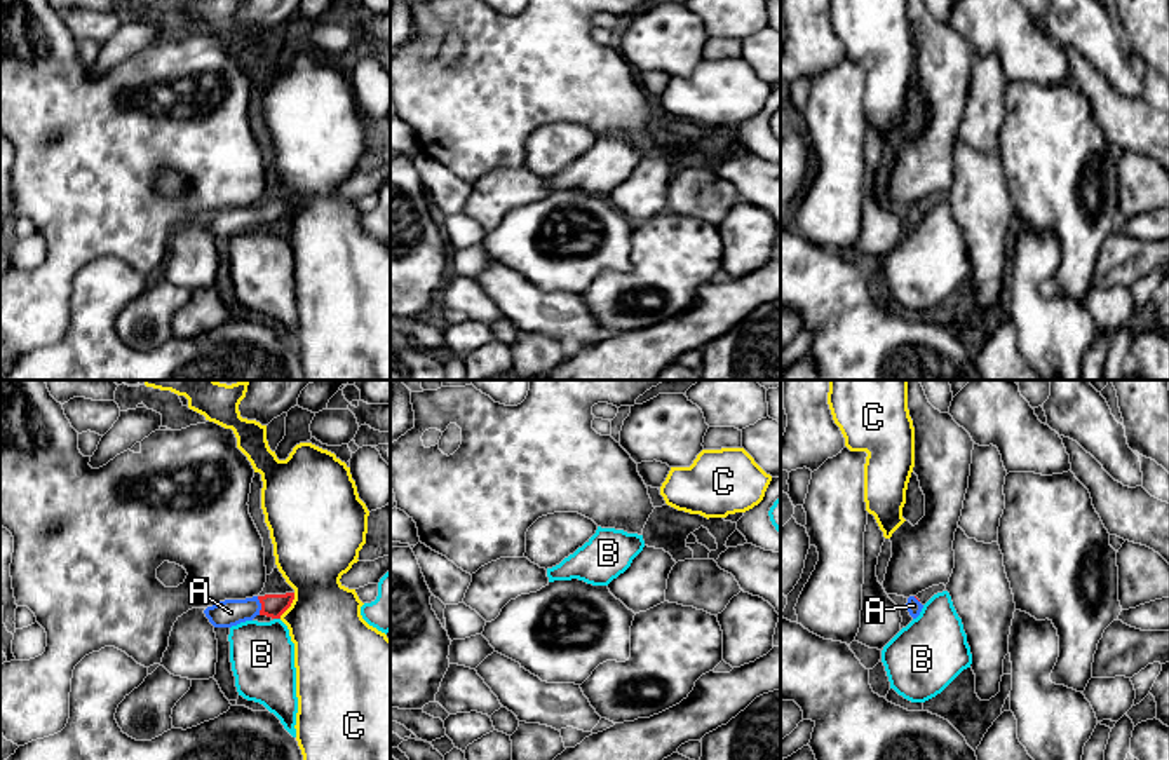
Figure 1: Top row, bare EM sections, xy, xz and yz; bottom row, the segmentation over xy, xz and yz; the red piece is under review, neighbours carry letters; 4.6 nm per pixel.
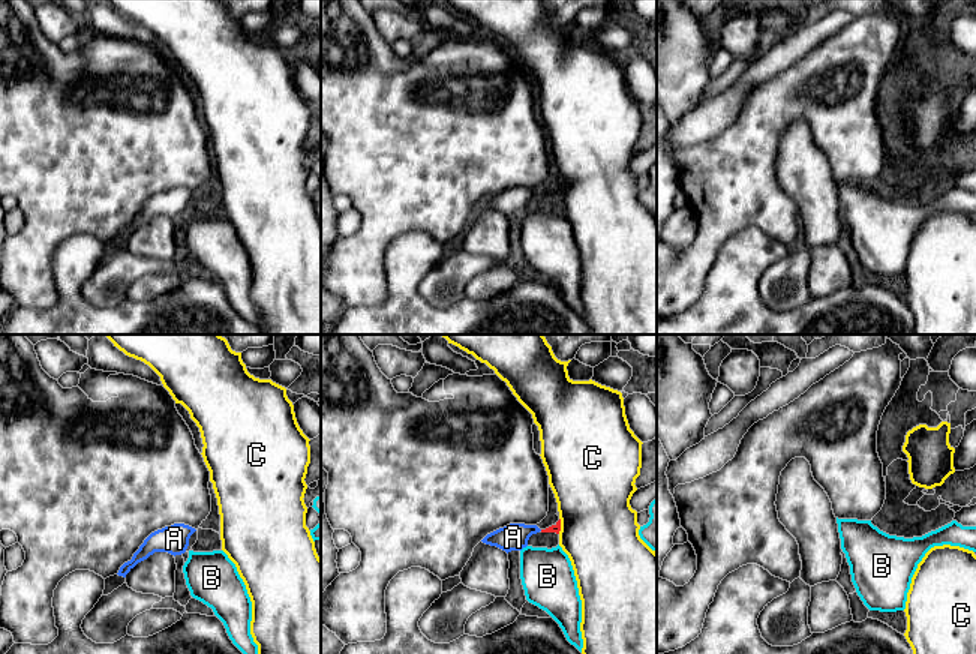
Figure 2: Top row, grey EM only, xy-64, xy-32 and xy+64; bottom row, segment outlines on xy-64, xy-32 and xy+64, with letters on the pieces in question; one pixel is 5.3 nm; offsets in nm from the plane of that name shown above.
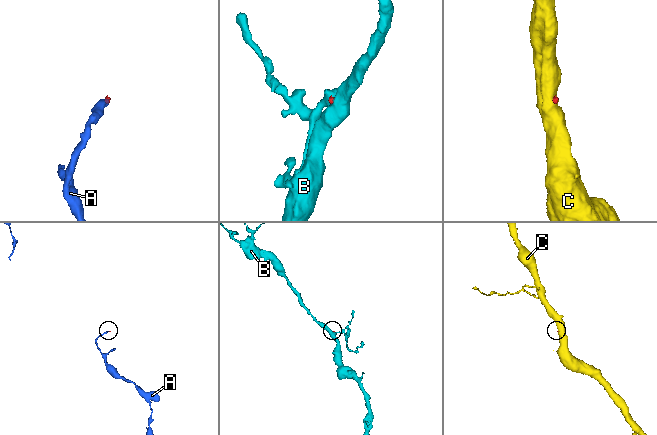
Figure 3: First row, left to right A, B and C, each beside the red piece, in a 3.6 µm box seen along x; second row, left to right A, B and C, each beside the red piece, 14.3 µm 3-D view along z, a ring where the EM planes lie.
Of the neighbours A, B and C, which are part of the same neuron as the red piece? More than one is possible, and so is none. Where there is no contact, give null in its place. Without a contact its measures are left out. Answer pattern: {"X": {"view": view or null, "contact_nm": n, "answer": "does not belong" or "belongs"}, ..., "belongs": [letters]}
{"A": {"view": "xy", "contact_nm": 90, "answer": "belongs"}, "B": {"view": "xy", "contact_nm": 30, "answer": "does not belong"}, "C": {"view": "xy", "contact_nm": 140, "answer": "does not belong"}, "belongs": ["A"]}

